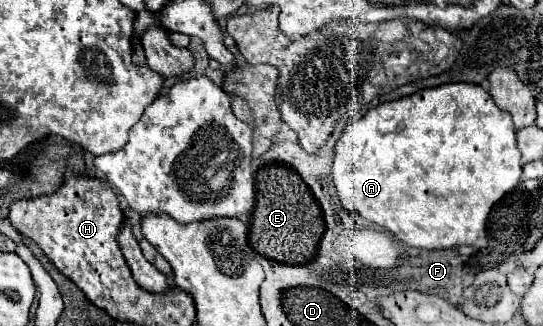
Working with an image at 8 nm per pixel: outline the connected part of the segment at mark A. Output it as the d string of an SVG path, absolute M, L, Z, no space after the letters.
M457 82L379 104L361 120L349 124L335 144L331 178L347 210L391 230L407 246L425 250L461 244L485 248L487 216L496 202L519 184L521 154L517 152L509 112L497 108L481 86Z

